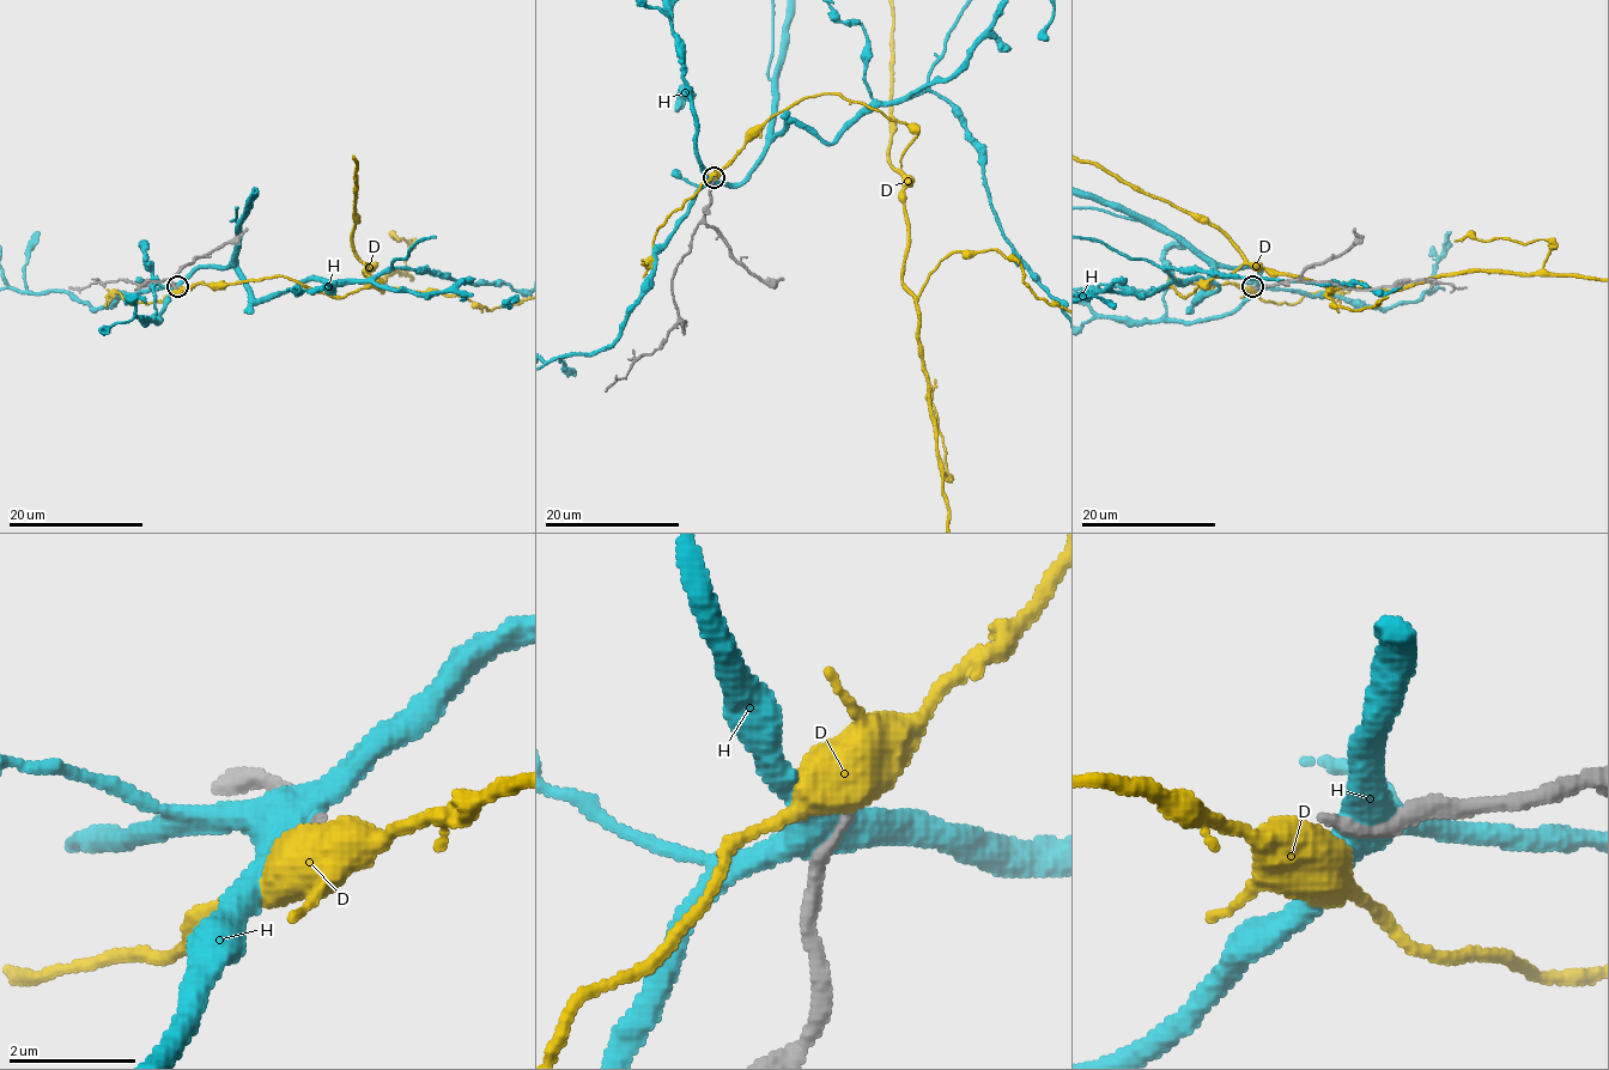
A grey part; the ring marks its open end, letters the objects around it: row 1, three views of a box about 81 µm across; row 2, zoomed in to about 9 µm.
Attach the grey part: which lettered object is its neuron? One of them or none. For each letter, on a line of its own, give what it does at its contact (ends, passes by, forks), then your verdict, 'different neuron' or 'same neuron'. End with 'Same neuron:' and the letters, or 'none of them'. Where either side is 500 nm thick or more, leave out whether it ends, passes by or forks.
D: different neuron
H: it forks there; different neuron
Same neuron: none of them

